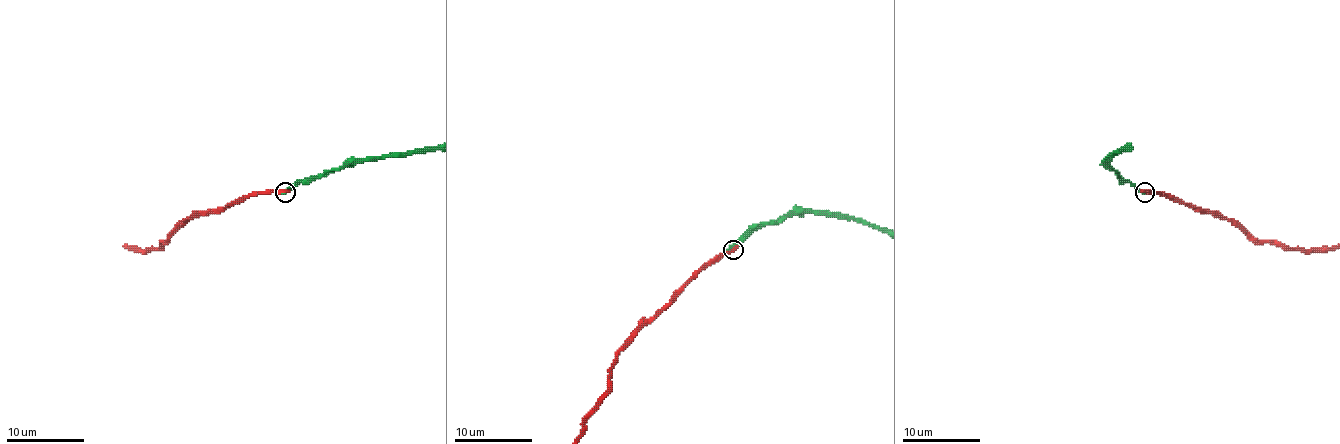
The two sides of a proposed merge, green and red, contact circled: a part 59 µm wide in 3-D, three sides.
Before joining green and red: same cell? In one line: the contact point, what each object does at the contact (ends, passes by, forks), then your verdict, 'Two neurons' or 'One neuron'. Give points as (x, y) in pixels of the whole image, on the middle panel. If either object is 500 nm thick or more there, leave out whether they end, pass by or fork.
Place: (733, 250). At the ring green ends. At the ring red ends. One neuron

